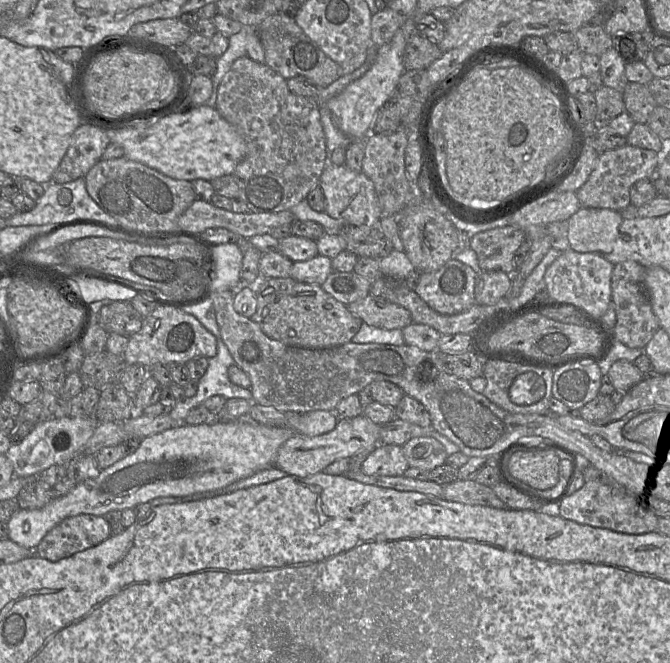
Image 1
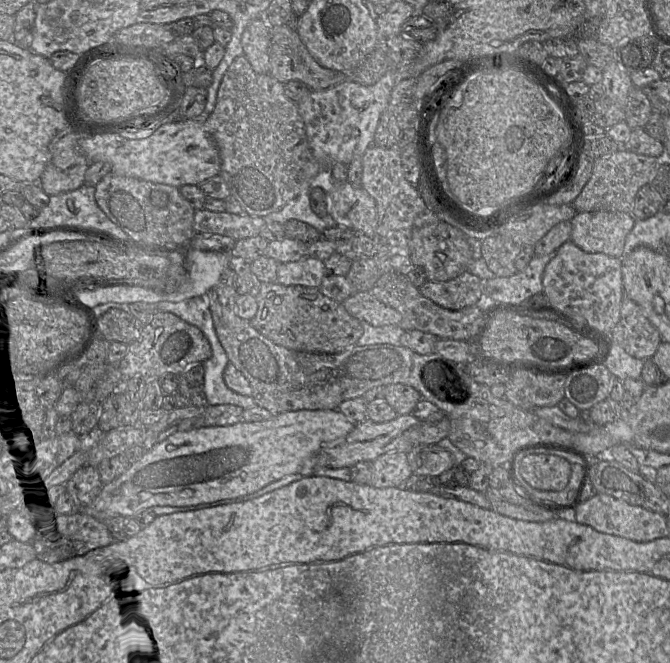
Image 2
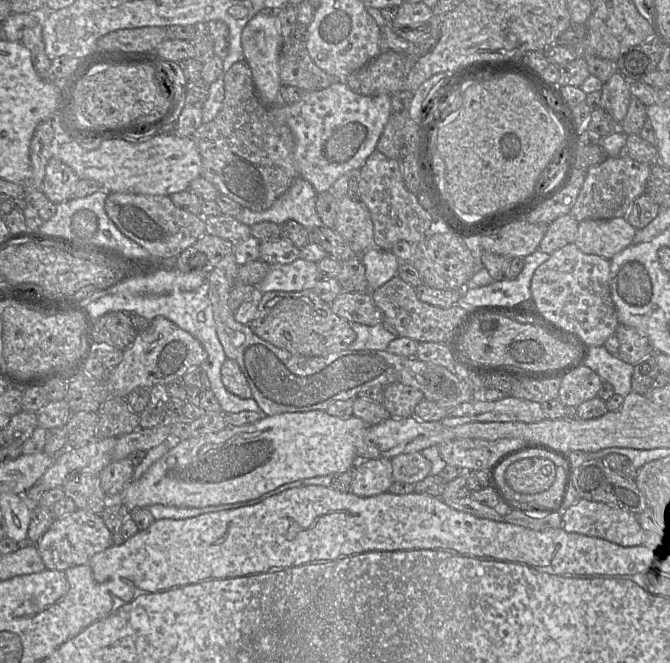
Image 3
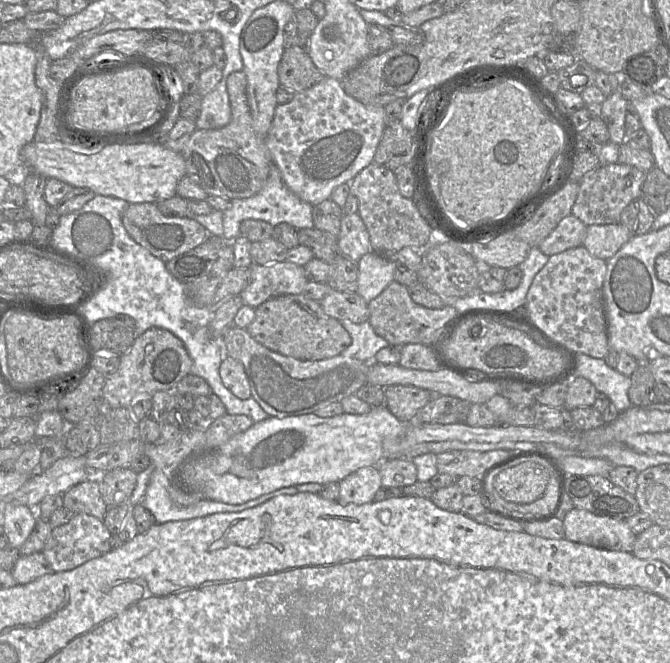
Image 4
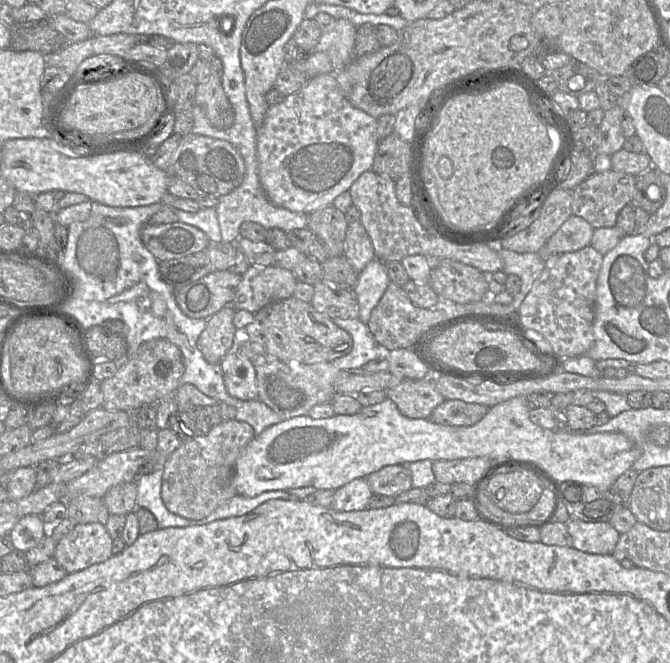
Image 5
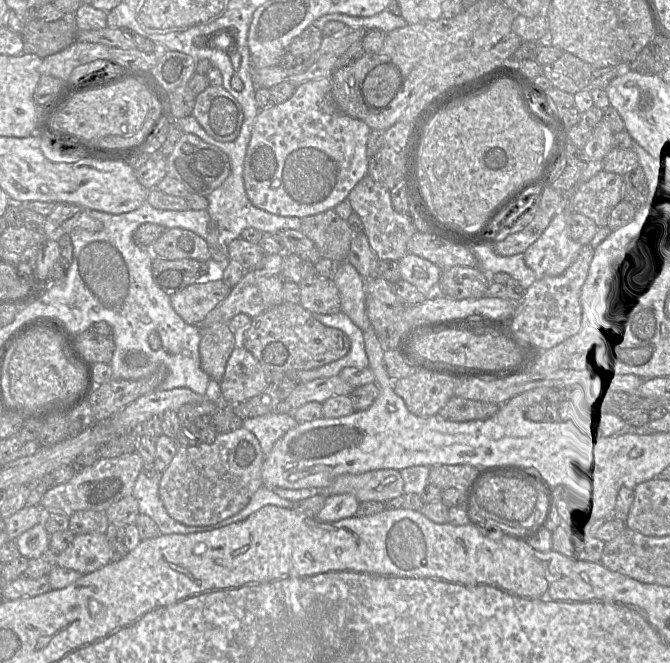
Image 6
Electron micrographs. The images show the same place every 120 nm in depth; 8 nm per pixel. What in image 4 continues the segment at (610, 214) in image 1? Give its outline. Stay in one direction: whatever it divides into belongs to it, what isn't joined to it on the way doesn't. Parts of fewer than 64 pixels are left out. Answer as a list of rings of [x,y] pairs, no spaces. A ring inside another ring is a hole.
[[[620,222],[594,224],[586,228],[582,245],[599,259],[608,260],[631,238],[629,230]]]

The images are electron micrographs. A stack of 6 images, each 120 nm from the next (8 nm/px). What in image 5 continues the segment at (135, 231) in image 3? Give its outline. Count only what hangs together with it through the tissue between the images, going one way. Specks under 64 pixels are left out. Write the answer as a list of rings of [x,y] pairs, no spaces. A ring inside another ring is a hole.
[[[183,222],[146,224],[141,229],[141,240],[157,261],[203,251],[210,242],[202,230]]]

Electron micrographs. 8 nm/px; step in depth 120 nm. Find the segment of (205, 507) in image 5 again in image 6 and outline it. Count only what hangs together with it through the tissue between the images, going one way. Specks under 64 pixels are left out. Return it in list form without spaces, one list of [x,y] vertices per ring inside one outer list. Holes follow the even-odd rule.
[[[241,427],[225,434],[217,434],[212,444],[178,446],[178,451],[168,467],[162,472],[159,484],[161,501],[174,520],[188,526],[206,526],[225,520],[238,512],[251,500],[254,493],[264,486],[262,466],[264,455],[257,438]]]

